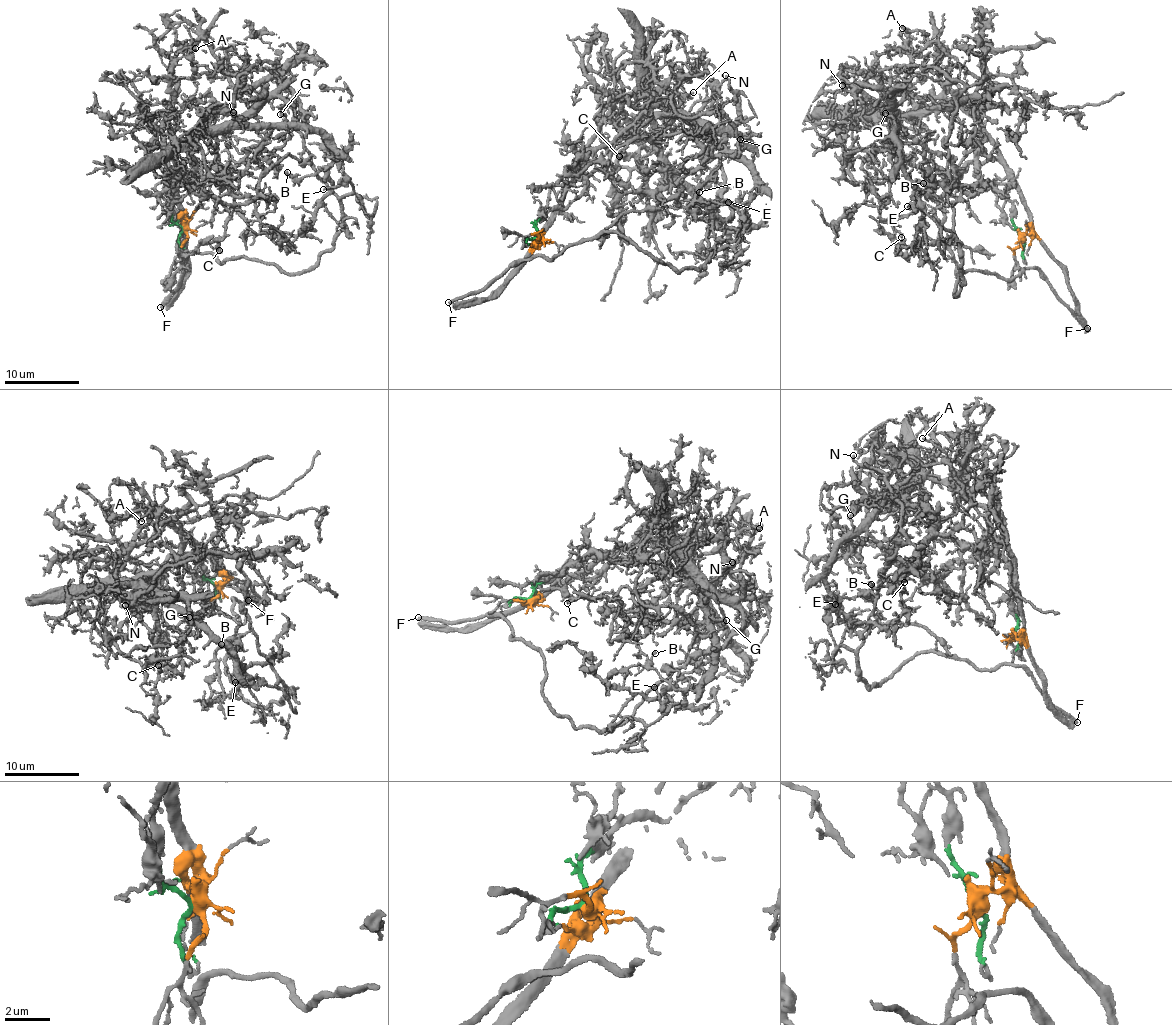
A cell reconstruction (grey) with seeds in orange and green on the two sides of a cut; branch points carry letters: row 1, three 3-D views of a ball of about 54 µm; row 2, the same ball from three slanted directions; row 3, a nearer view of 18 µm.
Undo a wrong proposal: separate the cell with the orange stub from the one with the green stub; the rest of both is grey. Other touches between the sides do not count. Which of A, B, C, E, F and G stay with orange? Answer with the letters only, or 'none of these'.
A, E, F

